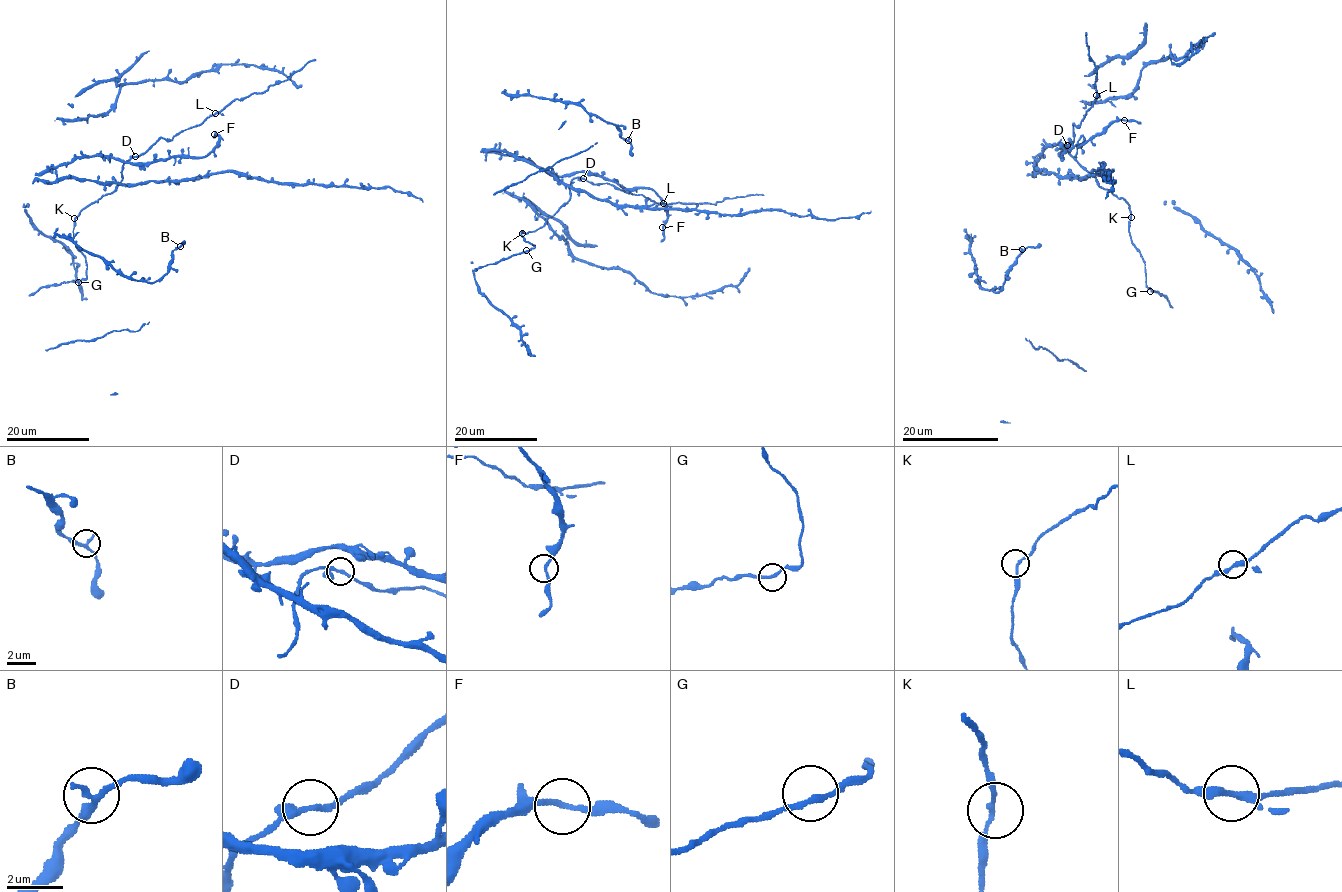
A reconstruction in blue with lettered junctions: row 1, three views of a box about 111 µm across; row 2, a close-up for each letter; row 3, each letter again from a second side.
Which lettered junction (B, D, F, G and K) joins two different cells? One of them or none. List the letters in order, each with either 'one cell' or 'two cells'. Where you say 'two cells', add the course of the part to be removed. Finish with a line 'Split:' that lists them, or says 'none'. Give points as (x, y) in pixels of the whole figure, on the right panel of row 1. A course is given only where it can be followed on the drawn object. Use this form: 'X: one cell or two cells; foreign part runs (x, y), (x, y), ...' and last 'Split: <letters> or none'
B: one cell
D: one cell
F: one cell
G: one cell
K: one cell
Split: none

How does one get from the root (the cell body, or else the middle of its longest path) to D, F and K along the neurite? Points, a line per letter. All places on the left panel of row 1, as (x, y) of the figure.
D: (63, 162), (90, 156), (109, 156), (127, 161), (135, 156)
F: (63, 162), (90, 156), (127, 162), (205, 157), (217, 146), (219, 136), (214, 134)
K: (63, 162), (90, 156), (109, 156), (124, 161), (122, 180), (117, 188), (86, 205), (74, 218)

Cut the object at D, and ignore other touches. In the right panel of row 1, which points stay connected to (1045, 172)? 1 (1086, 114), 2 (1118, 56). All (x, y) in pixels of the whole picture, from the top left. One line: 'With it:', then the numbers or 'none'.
With it: 2

